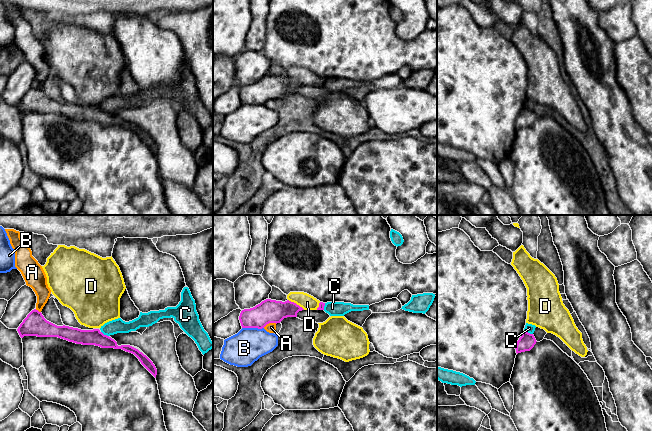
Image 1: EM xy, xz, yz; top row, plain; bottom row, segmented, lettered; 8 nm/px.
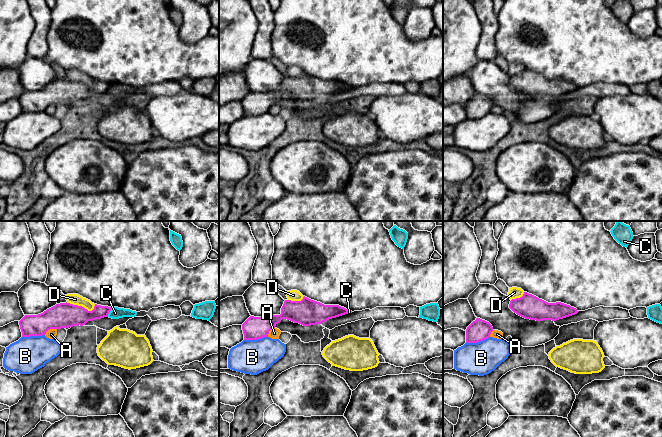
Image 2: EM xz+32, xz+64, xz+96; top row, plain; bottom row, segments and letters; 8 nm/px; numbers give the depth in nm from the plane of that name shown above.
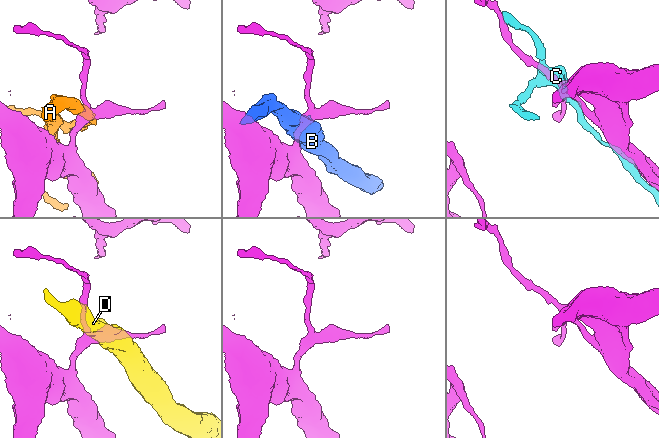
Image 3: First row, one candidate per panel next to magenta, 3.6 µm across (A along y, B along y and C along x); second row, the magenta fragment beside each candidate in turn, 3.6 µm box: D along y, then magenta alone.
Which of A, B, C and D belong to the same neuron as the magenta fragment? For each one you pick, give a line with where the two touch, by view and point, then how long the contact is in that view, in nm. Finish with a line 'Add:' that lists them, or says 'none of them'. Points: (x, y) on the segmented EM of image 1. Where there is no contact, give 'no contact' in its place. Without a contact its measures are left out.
Add: none of them

